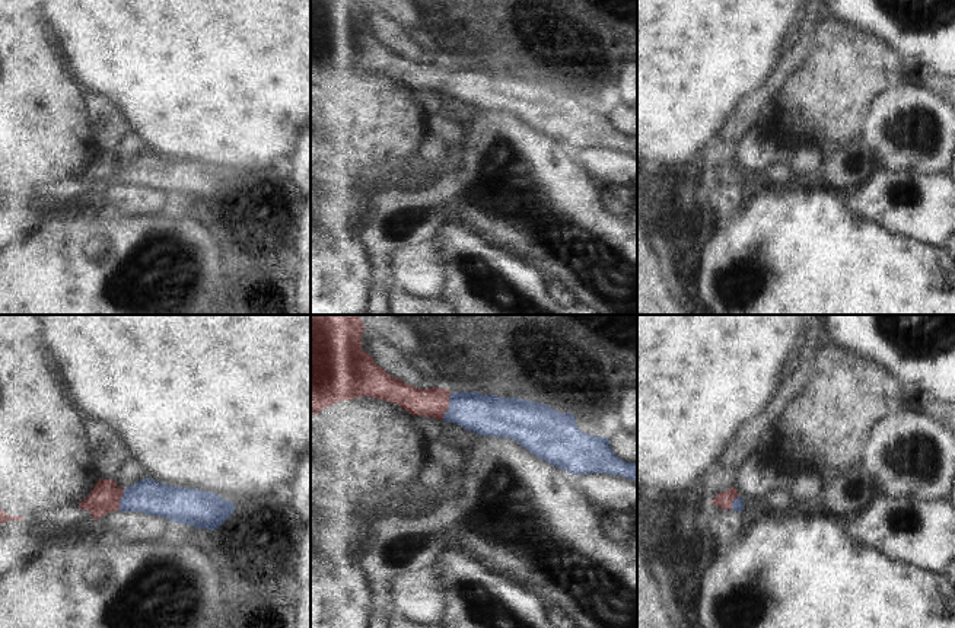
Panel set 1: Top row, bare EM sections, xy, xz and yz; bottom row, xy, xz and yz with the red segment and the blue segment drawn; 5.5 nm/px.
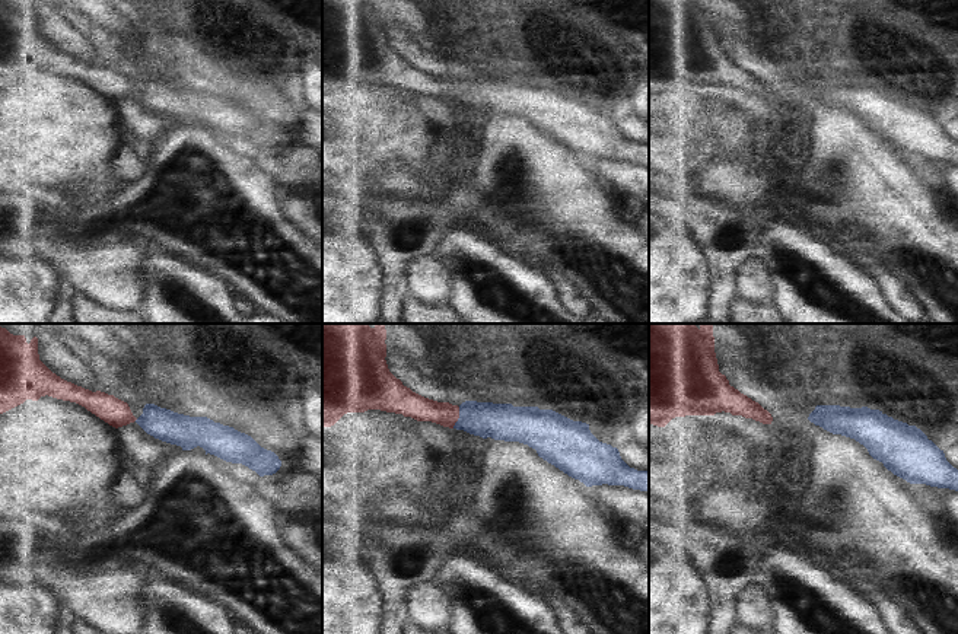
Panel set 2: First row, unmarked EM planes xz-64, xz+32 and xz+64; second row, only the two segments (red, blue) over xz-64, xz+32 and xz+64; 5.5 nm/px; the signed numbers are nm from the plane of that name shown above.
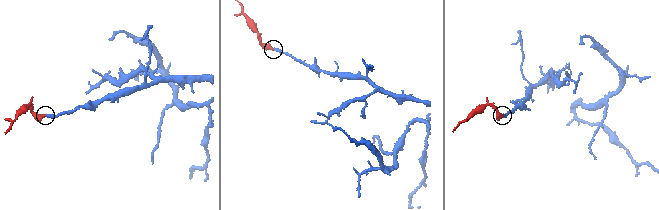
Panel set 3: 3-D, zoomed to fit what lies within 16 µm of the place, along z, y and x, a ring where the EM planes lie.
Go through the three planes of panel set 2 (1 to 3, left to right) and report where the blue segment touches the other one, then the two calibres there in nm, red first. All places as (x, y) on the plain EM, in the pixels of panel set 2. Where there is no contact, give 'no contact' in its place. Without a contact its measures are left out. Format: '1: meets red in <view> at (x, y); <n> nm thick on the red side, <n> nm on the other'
1: no contact
2: meets red in xz+32 at (458, 91); 140 nm thick on the red side, 200 nm on the other
3: no contact

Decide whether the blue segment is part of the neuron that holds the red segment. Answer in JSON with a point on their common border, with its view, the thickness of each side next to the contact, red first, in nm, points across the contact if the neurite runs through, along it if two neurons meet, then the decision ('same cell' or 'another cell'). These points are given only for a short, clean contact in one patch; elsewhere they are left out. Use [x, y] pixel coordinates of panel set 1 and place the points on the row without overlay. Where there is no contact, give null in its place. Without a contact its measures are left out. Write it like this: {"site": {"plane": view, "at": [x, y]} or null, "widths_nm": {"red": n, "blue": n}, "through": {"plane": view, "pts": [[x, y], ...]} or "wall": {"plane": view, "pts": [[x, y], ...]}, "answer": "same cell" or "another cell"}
{"site": {"plane": "xz", "at": [448, 80]}, "widths_nm": {"red": 170, "blue": 220}, "through": {"plane": "xz", "pts": [[433, 76], [448, 80], [467, 82], [484, 88]]}, "answer": "same cell"}

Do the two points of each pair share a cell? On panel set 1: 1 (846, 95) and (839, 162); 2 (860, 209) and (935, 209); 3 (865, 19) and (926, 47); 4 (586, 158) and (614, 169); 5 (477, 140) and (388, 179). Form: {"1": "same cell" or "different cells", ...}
{"1": "different cells", "2": "same cell", "3": "same cell", "4": "same cell", "5": "different cells"}

